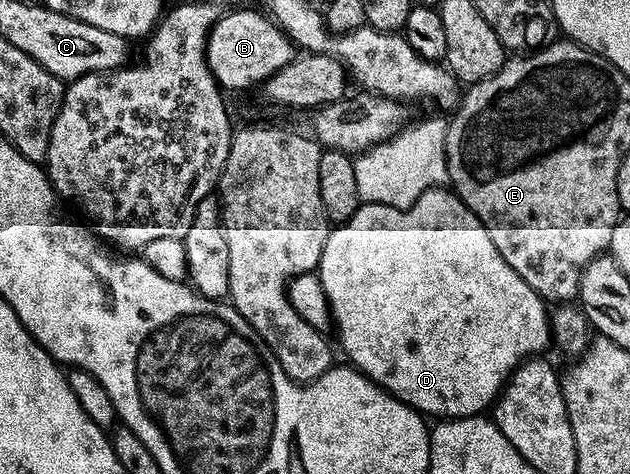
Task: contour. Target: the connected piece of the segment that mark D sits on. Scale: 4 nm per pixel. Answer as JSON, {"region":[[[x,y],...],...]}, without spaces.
{"region":[[[429,187],[428,190],[419,192],[415,202],[399,214],[402,216],[395,223],[394,215],[396,211],[393,207],[385,207],[379,203],[362,203],[351,213],[349,219],[331,226],[330,236],[321,240],[322,252],[318,254],[316,274],[330,306],[333,326],[338,326],[338,343],[346,354],[345,362],[423,416],[467,419],[469,415],[482,415],[485,407],[487,406],[487,410],[499,394],[510,372],[527,357],[542,353],[546,343],[548,347],[551,342],[547,304],[542,296],[530,288],[528,281],[524,281],[524,277],[520,277],[520,273],[516,273],[516,269],[512,269],[512,265],[508,265],[508,261],[500,257],[486,228],[463,205],[453,190]]]}

